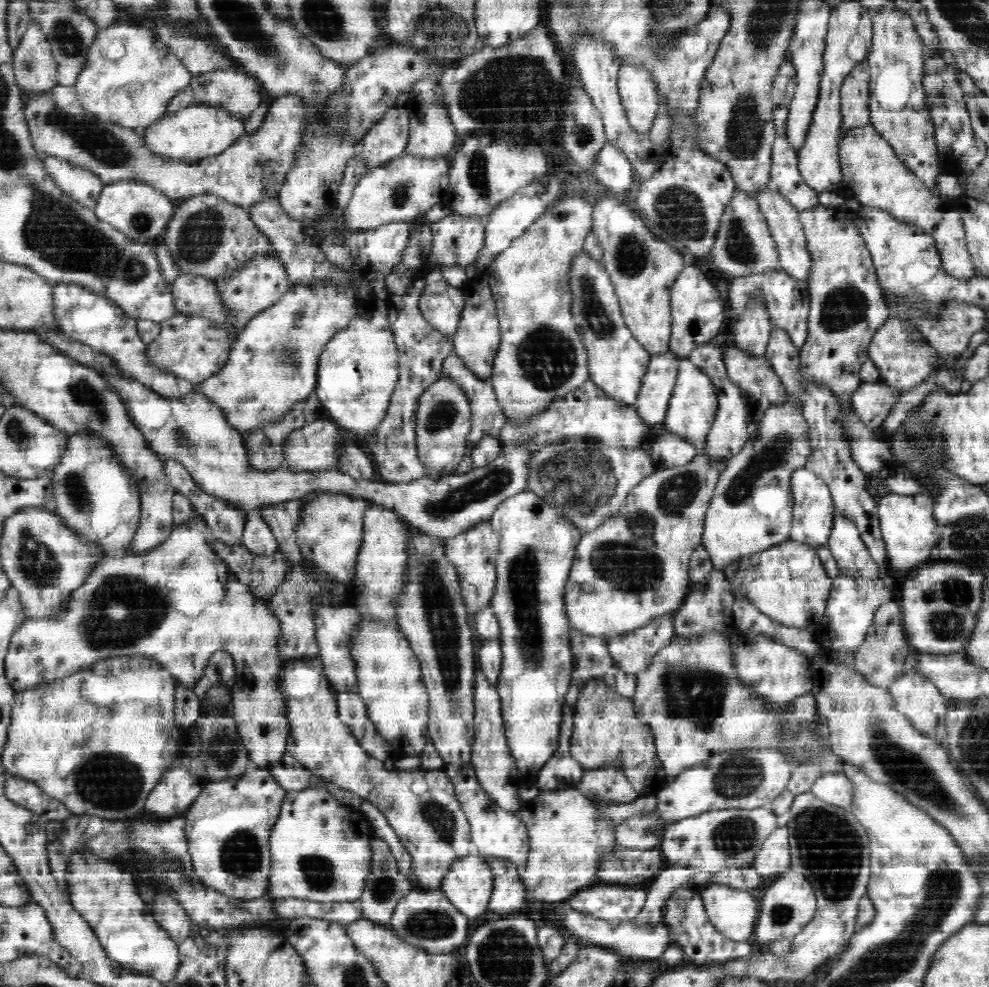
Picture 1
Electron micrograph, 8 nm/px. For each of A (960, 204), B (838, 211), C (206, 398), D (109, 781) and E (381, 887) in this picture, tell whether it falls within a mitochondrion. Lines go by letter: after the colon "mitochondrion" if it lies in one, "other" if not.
A: other
B: other
C: other
D: mitochondrion
E: mitochondrion

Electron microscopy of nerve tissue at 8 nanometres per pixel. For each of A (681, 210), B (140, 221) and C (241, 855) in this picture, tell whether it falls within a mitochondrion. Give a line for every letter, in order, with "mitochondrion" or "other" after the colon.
A: mitochondrion
B: mitochondrion
C: mitochondrion

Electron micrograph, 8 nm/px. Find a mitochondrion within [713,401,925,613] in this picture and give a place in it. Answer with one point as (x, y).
(775, 454)

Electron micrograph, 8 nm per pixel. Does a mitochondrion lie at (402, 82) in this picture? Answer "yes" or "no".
no

